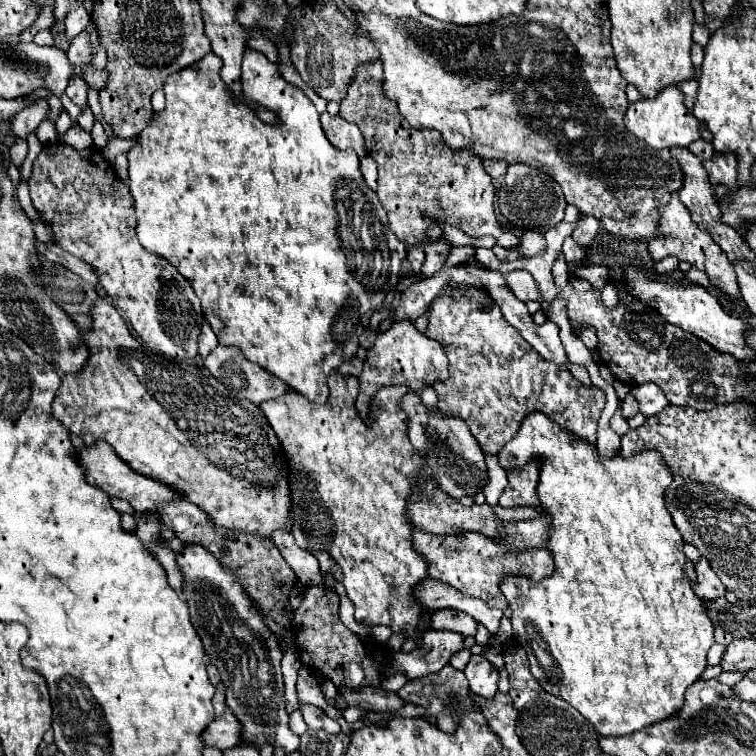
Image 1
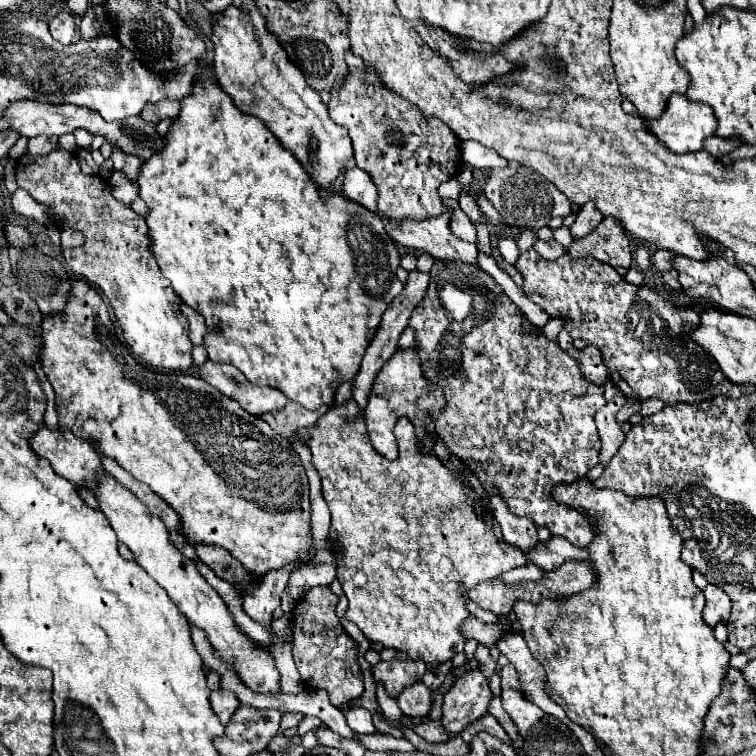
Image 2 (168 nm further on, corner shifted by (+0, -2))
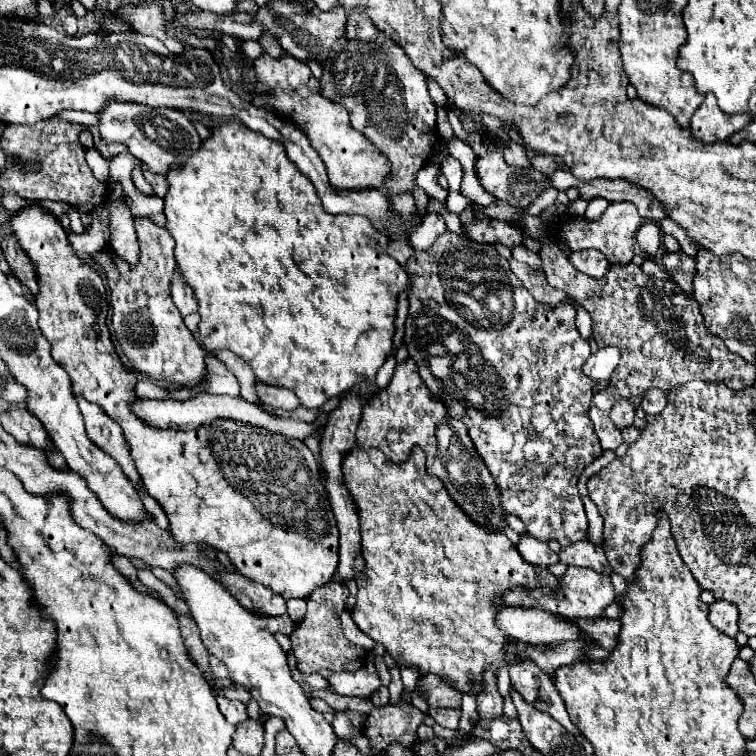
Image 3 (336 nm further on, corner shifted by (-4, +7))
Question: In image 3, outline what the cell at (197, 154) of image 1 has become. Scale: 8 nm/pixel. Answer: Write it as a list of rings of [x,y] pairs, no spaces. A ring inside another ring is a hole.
[[[240,122],[222,124],[212,130],[212,136],[202,142],[200,150],[184,164],[184,168],[172,168],[166,176],[170,190],[164,198],[164,214],[166,214],[166,228],[176,240],[176,262],[182,270],[186,282],[194,288],[196,300],[200,306],[200,342],[206,350],[218,350],[226,348],[240,356],[256,374],[258,382],[280,386],[292,390],[300,404],[306,408],[320,408],[326,400],[340,396],[348,392],[350,388],[362,384],[364,380],[374,380],[378,368],[386,362],[386,358],[394,352],[392,336],[396,332],[394,320],[396,320],[396,300],[402,290],[408,286],[408,274],[404,268],[388,256],[386,246],[388,238],[380,234],[376,228],[372,228],[370,220],[364,216],[350,216],[350,214],[328,214],[322,208],[322,202],[316,194],[316,188],[312,186],[310,178],[302,174],[296,164],[286,156],[284,146],[280,142],[270,140],[262,134],[256,134],[248,130]]]

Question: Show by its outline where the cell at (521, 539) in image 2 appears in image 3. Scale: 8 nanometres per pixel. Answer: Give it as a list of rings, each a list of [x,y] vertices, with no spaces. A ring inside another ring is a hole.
[[[530,534],[522,536],[522,540],[518,544],[518,552],[526,562],[530,562],[532,566],[538,566],[538,568],[550,568],[558,562],[558,554],[550,552],[546,542],[530,538]]]

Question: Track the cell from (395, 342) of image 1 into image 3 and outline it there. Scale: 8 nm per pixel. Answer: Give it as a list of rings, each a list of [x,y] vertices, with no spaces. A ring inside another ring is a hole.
[[[406,360],[396,366],[392,382],[380,390],[368,406],[362,408],[362,420],[356,430],[356,444],[362,450],[378,448],[392,462],[406,462],[414,446],[420,446],[426,454],[426,472],[436,476],[446,486],[448,494],[456,504],[472,518],[472,522],[488,528],[488,530],[504,530],[508,512],[500,508],[500,490],[488,472],[484,460],[476,454],[472,440],[468,438],[466,426],[452,418],[442,400],[434,398],[430,390],[424,386],[416,372],[416,364]],[[440,426],[448,426],[450,432],[438,432]]]

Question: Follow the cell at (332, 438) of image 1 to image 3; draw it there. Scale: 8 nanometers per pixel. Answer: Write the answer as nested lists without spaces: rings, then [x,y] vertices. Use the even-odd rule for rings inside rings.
[[[415,446],[408,462],[404,464],[394,464],[380,450],[366,452],[354,448],[344,458],[342,470],[344,484],[358,506],[362,554],[366,560],[366,570],[356,580],[358,596],[352,610],[352,620],[366,636],[384,644],[386,652],[394,656],[400,666],[420,668],[420,676],[428,672],[438,674],[456,686],[456,690],[478,696],[484,690],[482,674],[486,670],[498,674],[500,668],[510,666],[512,662],[532,660],[544,674],[554,678],[554,670],[558,666],[586,658],[584,648],[590,646],[590,642],[584,638],[562,644],[528,644],[526,652],[508,648],[514,638],[496,626],[496,614],[506,606],[502,596],[518,586],[526,590],[550,588],[554,592],[560,590],[560,580],[550,574],[550,570],[542,570],[524,562],[504,532],[482,530],[478,524],[474,524],[448,496],[444,484],[438,478],[426,474],[421,448]]]

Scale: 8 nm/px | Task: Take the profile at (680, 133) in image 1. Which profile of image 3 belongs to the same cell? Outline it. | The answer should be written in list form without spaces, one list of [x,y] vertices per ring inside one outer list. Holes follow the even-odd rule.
[[[706,94],[704,102],[700,104],[700,108],[694,112],[692,116],[692,136],[712,144],[712,142],[720,142],[720,140],[728,140],[736,130],[742,130],[748,122],[752,122],[752,118],[748,118],[748,114],[724,114],[718,106],[716,106],[716,98],[712,94]]]

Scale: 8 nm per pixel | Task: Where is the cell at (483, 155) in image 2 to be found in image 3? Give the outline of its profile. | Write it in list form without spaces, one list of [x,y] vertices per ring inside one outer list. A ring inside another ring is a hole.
[[[508,142],[504,146],[504,158],[506,158],[506,162],[510,166],[520,166],[520,168],[532,166],[530,160],[528,160],[528,156],[526,156],[526,152],[524,152],[524,148],[520,144],[514,144],[514,142]]]

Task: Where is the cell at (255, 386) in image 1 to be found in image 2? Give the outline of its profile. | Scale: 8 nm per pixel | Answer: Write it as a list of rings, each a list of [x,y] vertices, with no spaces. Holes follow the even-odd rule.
[[[208,359],[204,365],[200,365],[200,377],[216,387],[220,393],[238,401],[240,407],[252,415],[276,411],[288,403],[282,391],[248,383],[244,373],[228,363],[216,363]]]

